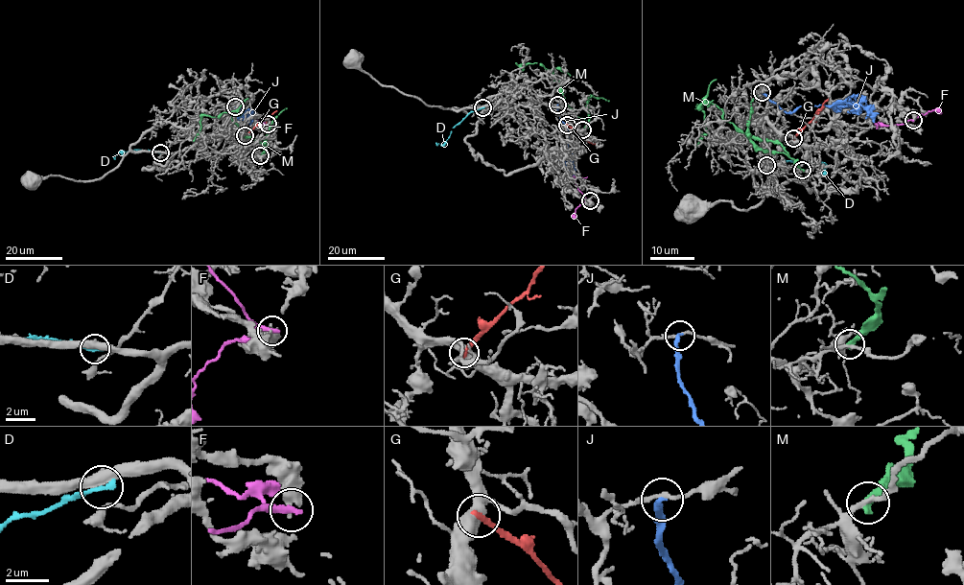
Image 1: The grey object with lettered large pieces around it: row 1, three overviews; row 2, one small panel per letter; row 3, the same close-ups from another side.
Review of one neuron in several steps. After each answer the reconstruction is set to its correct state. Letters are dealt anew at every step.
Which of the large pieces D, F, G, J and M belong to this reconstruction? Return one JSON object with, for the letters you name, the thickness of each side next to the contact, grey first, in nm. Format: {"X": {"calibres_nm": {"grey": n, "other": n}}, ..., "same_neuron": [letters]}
{"same_neuron": []}

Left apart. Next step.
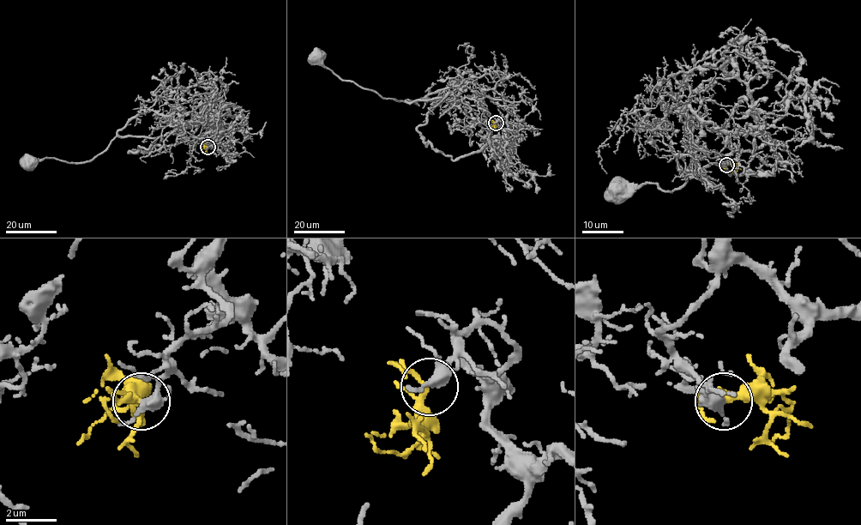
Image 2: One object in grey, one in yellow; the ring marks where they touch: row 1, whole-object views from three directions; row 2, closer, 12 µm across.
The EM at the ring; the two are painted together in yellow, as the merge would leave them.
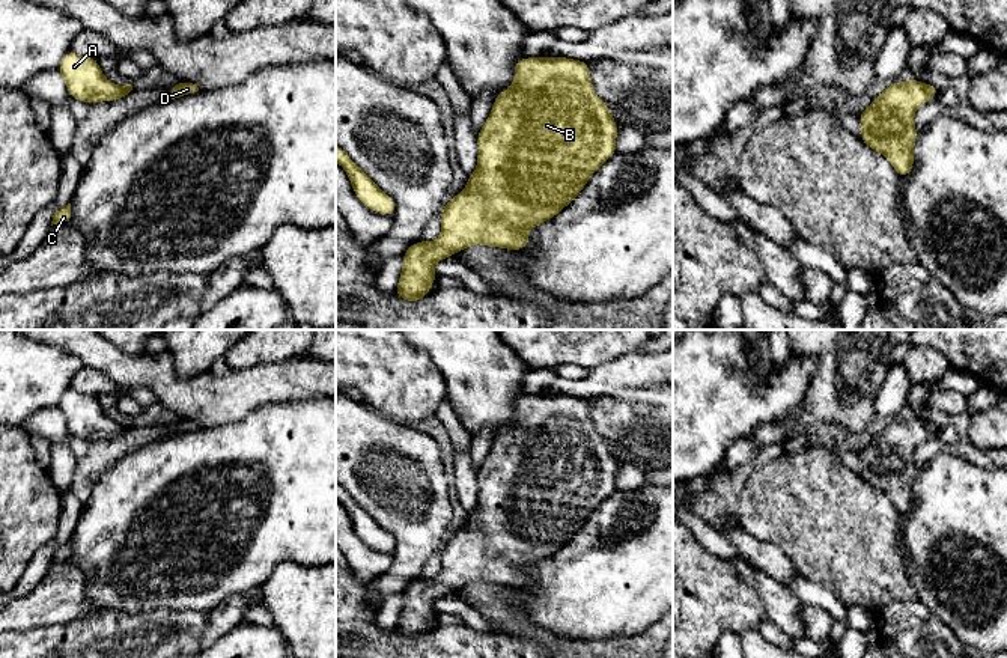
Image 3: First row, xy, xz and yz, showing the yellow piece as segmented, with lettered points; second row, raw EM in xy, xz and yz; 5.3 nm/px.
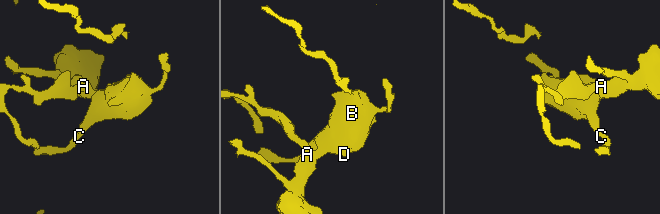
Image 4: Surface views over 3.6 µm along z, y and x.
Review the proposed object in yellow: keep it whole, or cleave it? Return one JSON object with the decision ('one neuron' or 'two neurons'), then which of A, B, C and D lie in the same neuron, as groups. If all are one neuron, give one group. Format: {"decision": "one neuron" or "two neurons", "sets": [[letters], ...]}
{"decision": "one neuron", "sets": [["A", "B", "C", "D"]]}

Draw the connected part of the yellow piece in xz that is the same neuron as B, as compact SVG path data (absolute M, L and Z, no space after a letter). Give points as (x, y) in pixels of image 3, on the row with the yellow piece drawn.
M521 57L515 63L515 77L510 87L495 95L489 117L477 133L477 167L468 176L465 190L447 202L438 214L441 233L434 241L418 241L402 254L403 267L399 276L396 297L415 303L430 294L432 283L438 279L438 260L455 256L474 244L522 250L528 245L528 230L554 218L586 187L595 172L616 155L617 123L604 102L595 95L590 80L589 62L569 57Z

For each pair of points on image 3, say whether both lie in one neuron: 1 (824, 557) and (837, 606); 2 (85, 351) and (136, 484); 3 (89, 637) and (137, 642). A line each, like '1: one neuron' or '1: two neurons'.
1: two neurons
2: two neurons
3: one neuron

